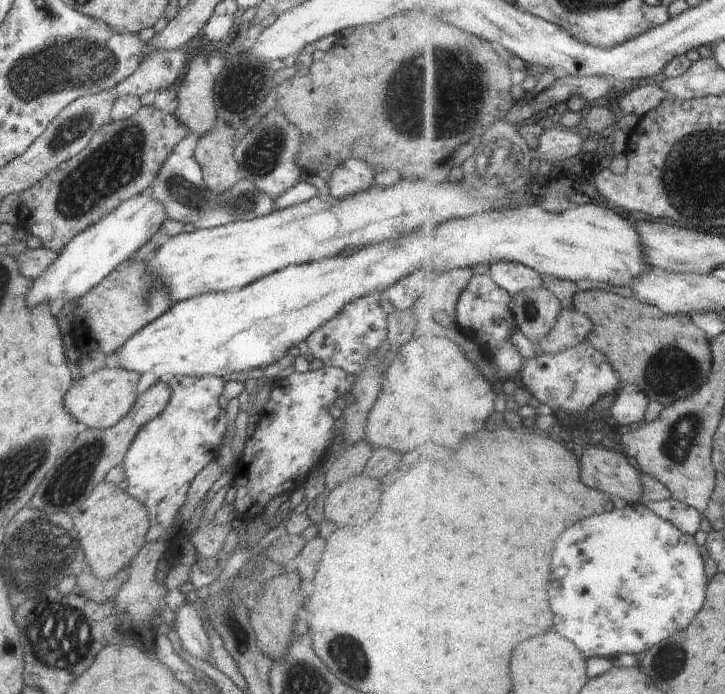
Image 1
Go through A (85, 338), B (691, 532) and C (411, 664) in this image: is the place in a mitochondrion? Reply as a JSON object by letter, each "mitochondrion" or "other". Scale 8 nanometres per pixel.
{"A":"other","B":"other","C":"other"}

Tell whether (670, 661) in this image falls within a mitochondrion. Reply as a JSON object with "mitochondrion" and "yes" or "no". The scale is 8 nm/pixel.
{"mitochondrion":"yes"}

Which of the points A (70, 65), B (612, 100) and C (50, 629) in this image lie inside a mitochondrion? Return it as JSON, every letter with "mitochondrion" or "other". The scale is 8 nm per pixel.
{"A":"mitochondrion","B":"other","C":"mitochondrion"}

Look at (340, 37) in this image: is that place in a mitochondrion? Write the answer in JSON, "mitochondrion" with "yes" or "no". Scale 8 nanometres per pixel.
{"mitochondrion":"no"}

